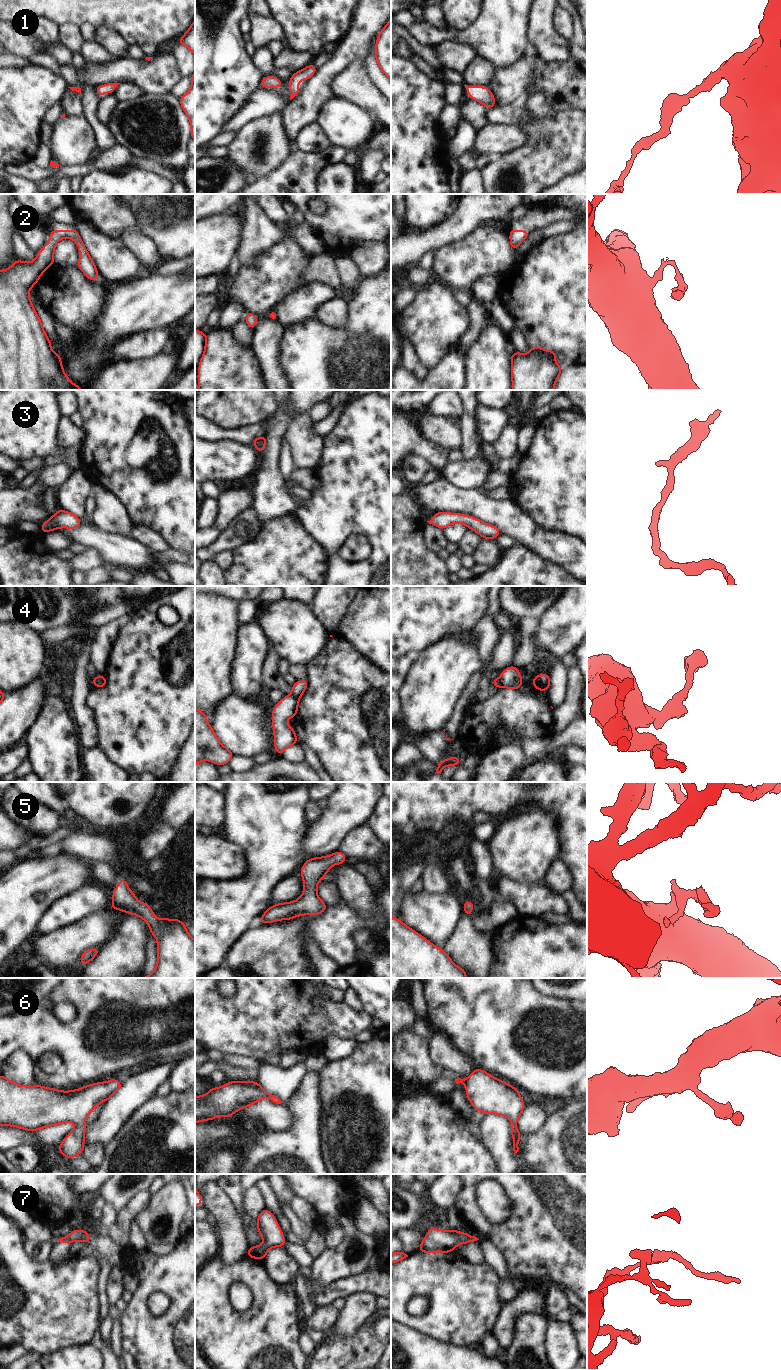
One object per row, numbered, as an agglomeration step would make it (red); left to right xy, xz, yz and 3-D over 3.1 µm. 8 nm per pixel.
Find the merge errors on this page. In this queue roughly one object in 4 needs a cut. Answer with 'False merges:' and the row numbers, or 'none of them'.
False merges: 4

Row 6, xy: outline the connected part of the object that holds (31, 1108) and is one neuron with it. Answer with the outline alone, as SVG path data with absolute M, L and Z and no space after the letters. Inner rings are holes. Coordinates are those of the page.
M0 1075L0 1126L14 1126L26 1131L37 1131L41 1128L74 1122L75 1128L64 1138L57 1150L71 1159L85 1150L85 1119L102 1101L107 1102L121 1087L118 1079L107 1082L99 1081L77 1090L60 1091L36 1084L33 1087L19 1085Z

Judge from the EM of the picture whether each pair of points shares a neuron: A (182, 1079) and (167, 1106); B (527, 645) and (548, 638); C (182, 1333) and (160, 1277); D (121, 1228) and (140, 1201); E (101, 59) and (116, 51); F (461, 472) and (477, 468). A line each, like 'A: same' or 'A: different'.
A: different
B: different
C: same
D: same
E: different
F: same

